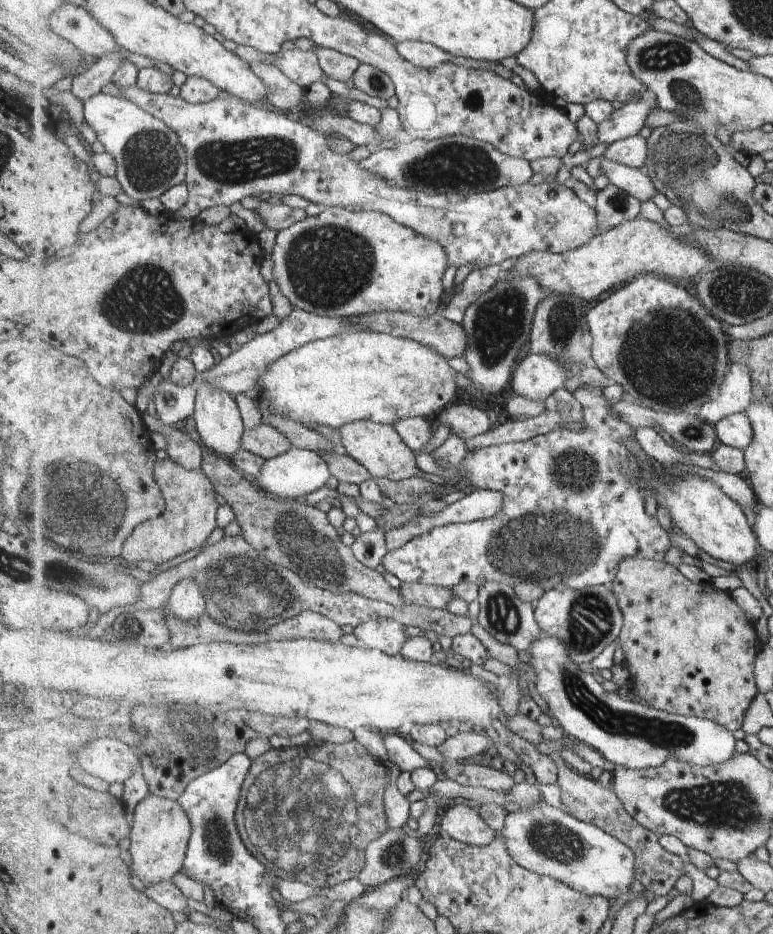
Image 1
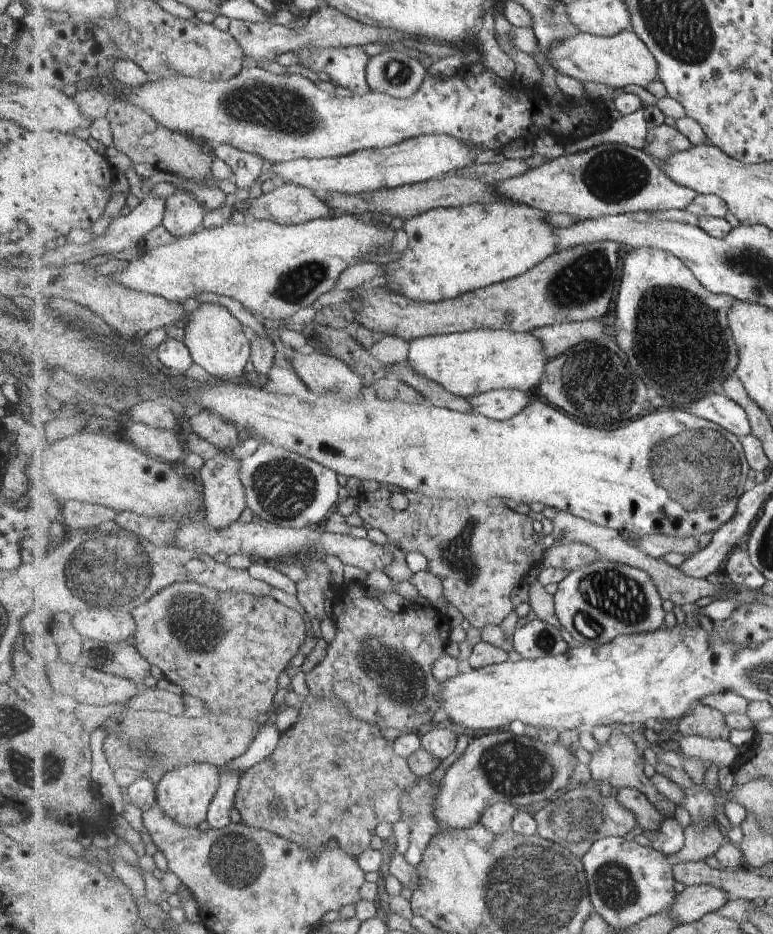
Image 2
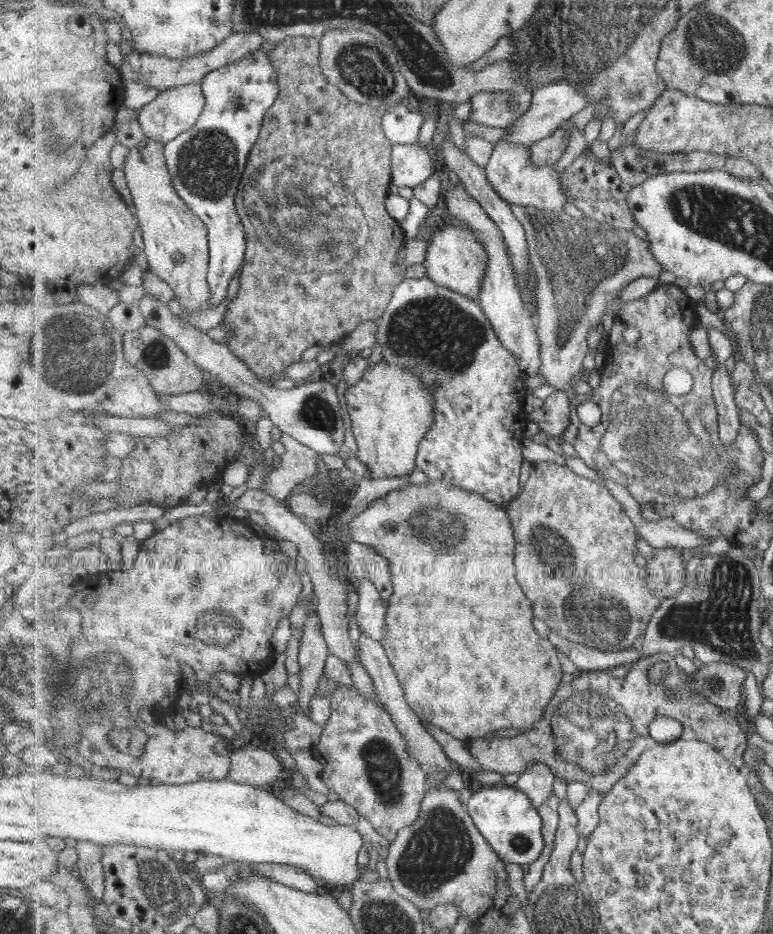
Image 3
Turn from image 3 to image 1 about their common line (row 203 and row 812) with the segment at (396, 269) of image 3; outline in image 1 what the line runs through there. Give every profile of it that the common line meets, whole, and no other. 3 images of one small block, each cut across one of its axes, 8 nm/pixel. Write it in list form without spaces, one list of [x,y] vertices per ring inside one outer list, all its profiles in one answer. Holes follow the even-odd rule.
[[[352,740],[345,743],[321,743],[308,748],[307,746],[285,747],[282,749],[271,749],[263,756],[252,760],[252,769],[249,770],[248,778],[244,783],[244,790],[240,795],[238,810],[236,813],[236,824],[240,830],[240,836],[248,850],[277,878],[279,879],[297,879],[303,883],[315,884],[323,891],[329,890],[339,883],[355,879],[365,870],[367,862],[367,849],[371,843],[376,842],[381,835],[389,830],[388,820],[386,818],[386,790],[388,786],[389,768],[379,758],[372,756],[367,750]]]

